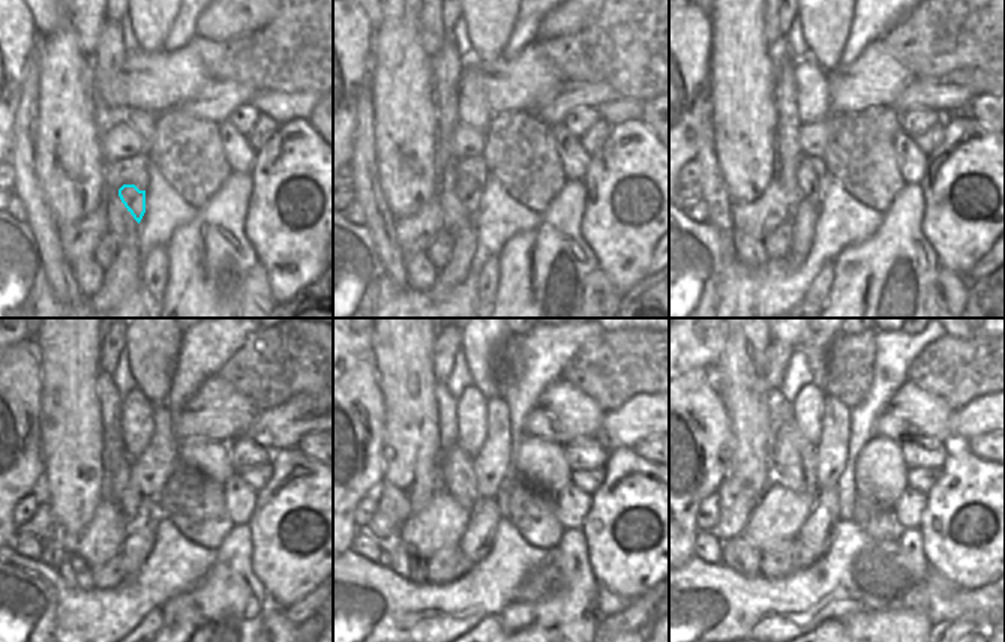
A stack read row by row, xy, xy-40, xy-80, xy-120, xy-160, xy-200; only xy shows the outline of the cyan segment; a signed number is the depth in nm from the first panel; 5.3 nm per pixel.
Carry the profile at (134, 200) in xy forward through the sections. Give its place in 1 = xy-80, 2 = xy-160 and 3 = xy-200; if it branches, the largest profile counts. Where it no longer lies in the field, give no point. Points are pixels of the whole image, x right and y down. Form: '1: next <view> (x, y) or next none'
1: next xy-80 (806, 183)
2: next xy-160 (456, 476)
3: next xy-200 (794, 458)

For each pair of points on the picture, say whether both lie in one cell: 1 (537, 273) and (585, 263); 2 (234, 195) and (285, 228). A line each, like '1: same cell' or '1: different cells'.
1: same cell
2: different cells

